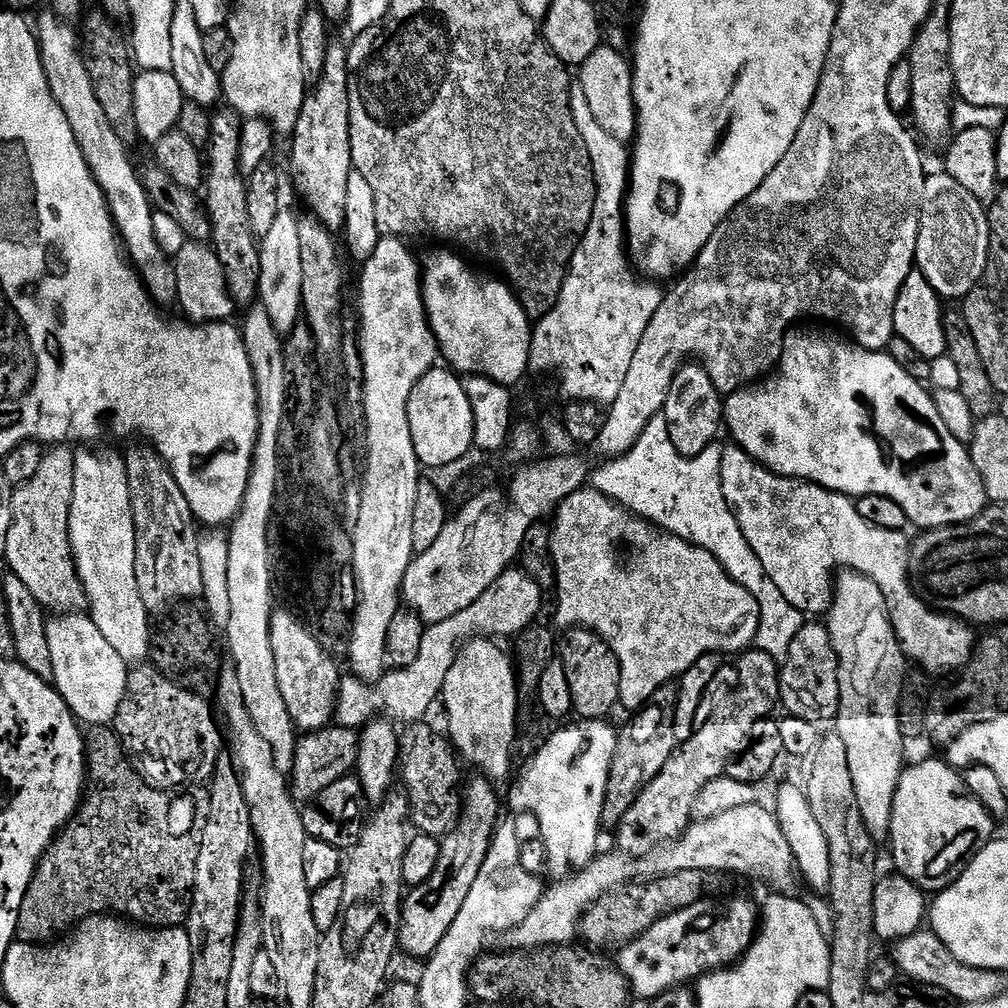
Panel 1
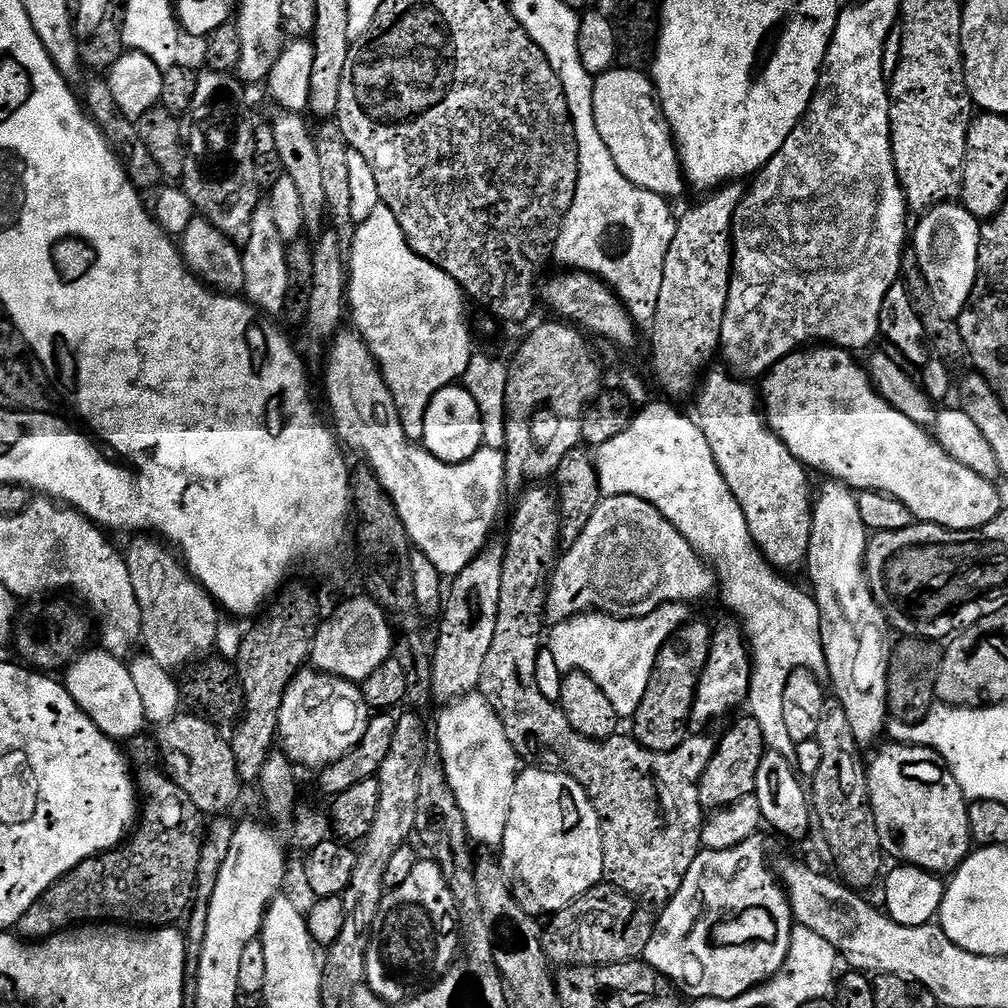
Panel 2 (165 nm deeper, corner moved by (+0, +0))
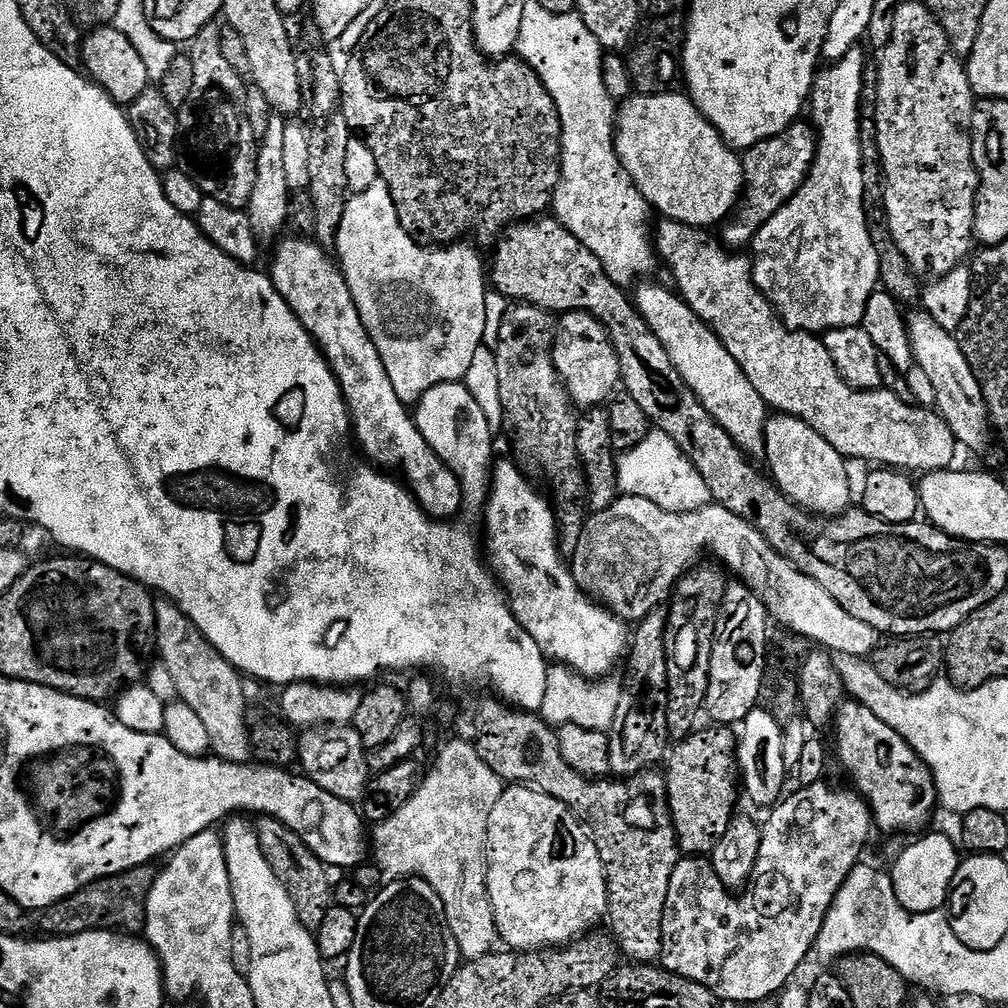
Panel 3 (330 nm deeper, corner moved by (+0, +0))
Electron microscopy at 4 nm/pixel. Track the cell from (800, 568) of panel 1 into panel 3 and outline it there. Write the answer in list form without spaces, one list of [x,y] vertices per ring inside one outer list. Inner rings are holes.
[[[640,288],[634,292],[634,303],[640,316],[654,330],[658,342],[670,354],[670,362],[687,384],[689,390],[702,402],[702,406],[715,418],[718,426],[734,438],[734,442],[749,458],[764,456],[764,426],[770,415],[764,399],[750,386],[750,378],[734,362],[730,350],[712,330],[700,321],[690,306],[675,291],[664,288]]]

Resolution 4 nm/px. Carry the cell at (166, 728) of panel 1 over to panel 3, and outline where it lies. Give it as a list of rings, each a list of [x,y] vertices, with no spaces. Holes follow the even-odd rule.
[[[260,816],[257,821],[254,829],[258,846],[262,850],[266,862],[270,862],[270,870],[274,870],[274,874],[280,879],[282,886],[286,886],[286,890],[290,894],[290,902],[294,902],[296,913],[300,921],[304,923],[304,927],[315,930],[329,910],[329,869],[308,849],[306,842],[302,842],[302,838],[298,838],[298,834],[294,834],[294,830],[290,830],[273,816]]]

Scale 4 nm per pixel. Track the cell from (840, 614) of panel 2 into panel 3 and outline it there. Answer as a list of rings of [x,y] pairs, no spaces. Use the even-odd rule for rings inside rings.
[[[783,414],[769,415],[764,426],[764,456],[768,460],[767,471],[776,487],[800,508],[805,508],[821,518],[835,518],[849,511],[852,480],[848,477],[847,466],[844,465],[847,464],[845,457],[838,450],[834,450],[834,446],[830,446],[830,442],[826,442],[826,438],[822,438],[822,434],[818,434],[806,422]]]

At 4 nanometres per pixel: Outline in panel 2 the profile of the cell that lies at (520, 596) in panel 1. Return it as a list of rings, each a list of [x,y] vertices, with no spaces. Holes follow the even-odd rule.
[[[604,496],[594,510],[582,538],[574,542],[560,557],[550,577],[548,601],[544,607],[545,625],[561,624],[572,616],[595,610],[606,616],[637,620],[640,616],[658,610],[663,604],[693,602],[699,596],[708,596],[718,588],[718,577],[711,567],[674,530],[672,523],[657,508],[642,498],[633,496]]]

